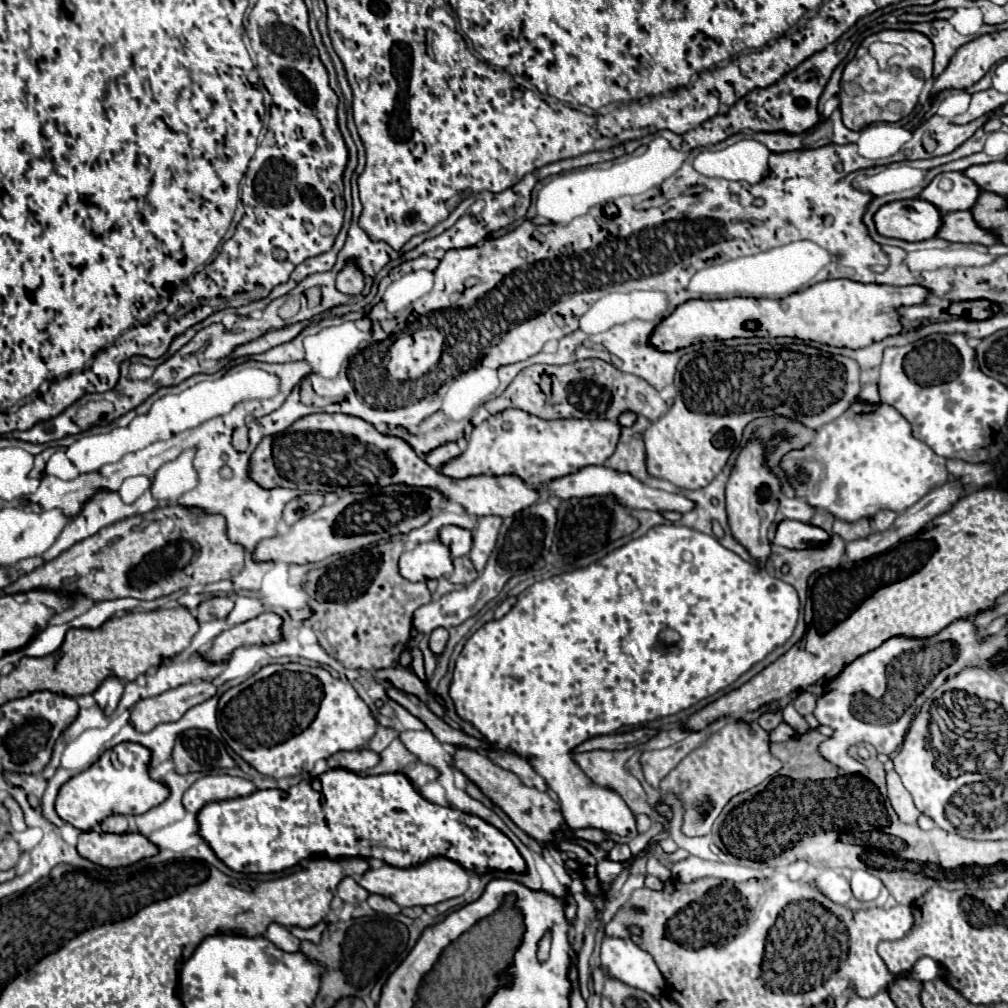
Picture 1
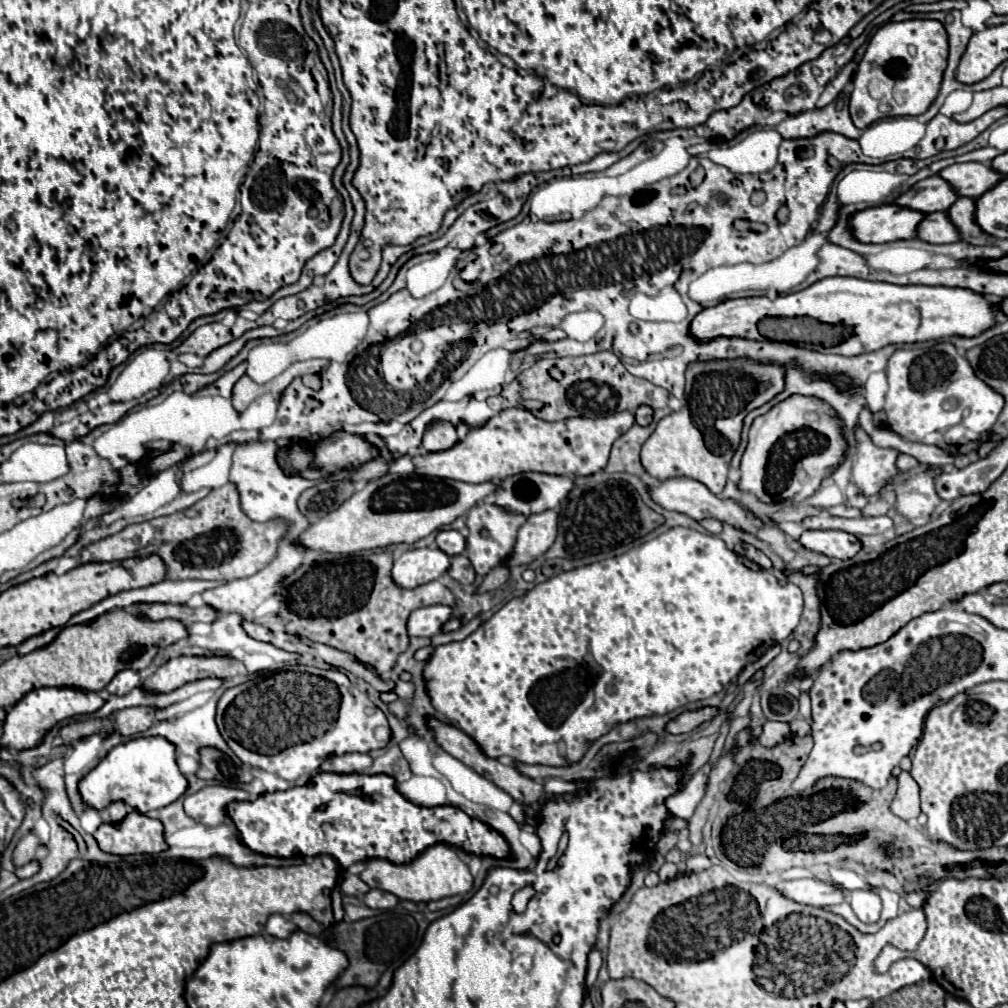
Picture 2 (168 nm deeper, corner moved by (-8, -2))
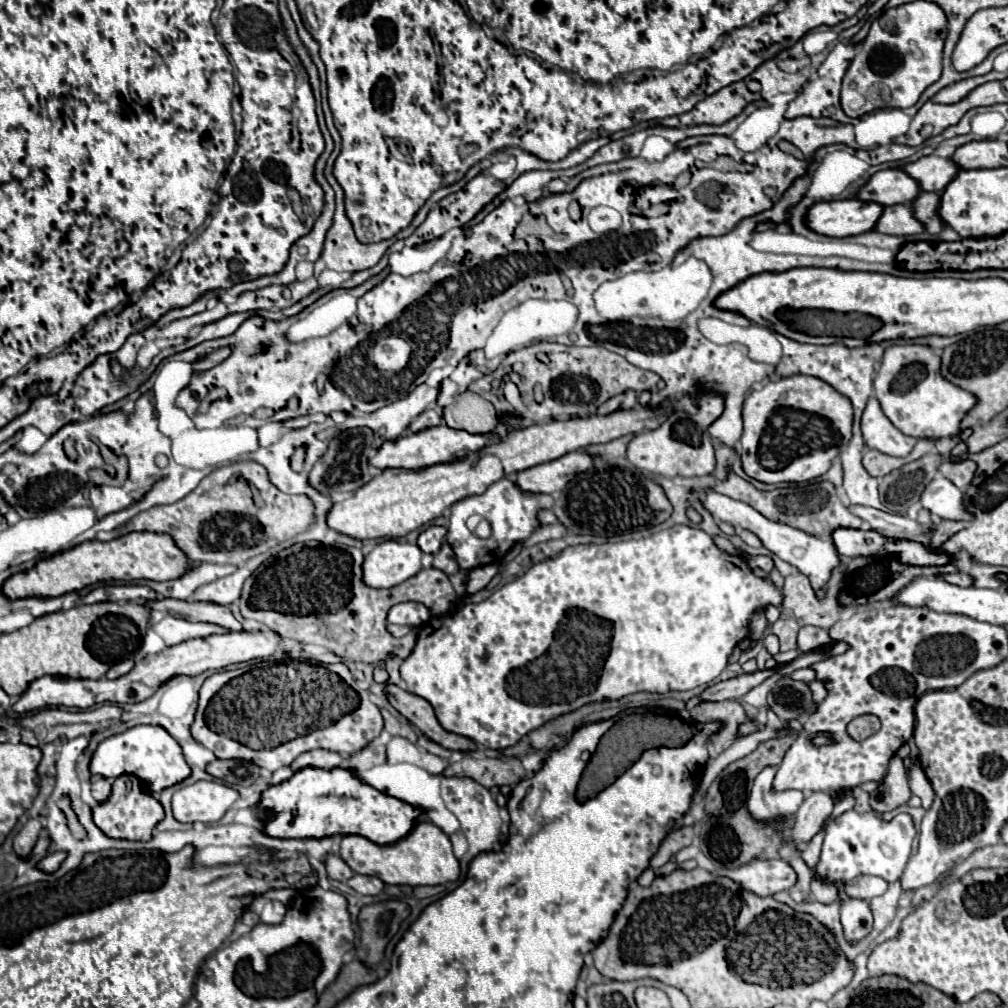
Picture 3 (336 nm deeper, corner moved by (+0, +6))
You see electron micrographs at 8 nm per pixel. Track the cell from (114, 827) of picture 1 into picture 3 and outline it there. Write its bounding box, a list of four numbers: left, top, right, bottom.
[92,777,112,803]

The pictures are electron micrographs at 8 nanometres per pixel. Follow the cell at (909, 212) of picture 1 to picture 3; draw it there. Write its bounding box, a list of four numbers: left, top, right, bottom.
[806,199,880,237]

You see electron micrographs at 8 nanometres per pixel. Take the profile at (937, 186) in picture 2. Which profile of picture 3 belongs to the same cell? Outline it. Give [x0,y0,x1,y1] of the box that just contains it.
[856,169,920,205]

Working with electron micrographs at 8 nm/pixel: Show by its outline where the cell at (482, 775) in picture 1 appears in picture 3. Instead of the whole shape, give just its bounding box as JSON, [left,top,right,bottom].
[384,683,474,753]

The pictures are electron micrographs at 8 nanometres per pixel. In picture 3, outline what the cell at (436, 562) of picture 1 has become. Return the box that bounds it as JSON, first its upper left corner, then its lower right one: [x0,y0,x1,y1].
[362,541,422,587]

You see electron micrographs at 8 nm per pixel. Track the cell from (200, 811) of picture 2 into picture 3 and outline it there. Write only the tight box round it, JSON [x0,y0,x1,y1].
[172,781,238,823]

